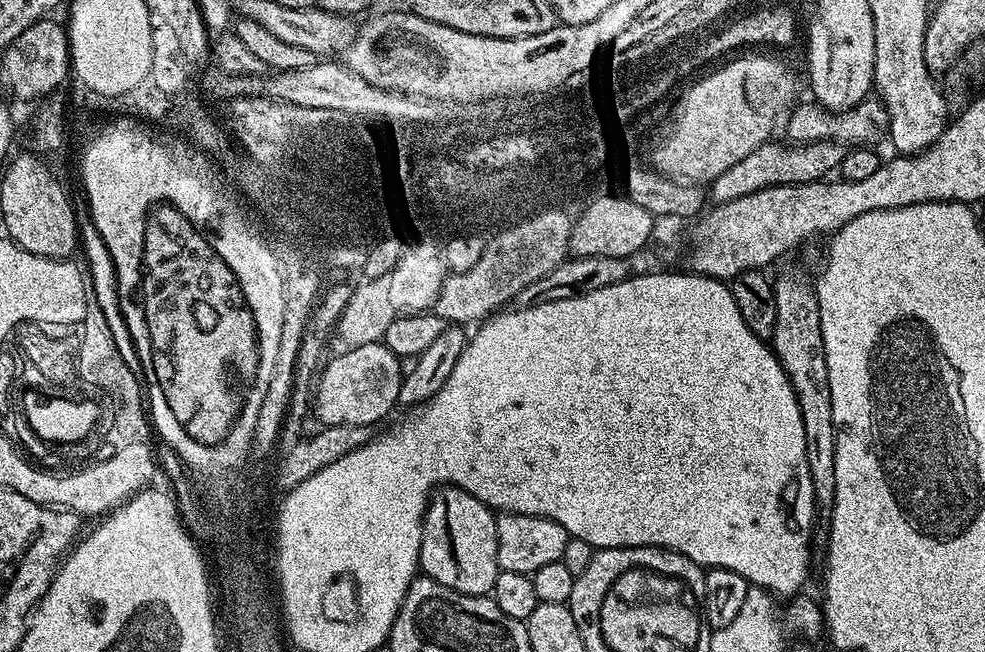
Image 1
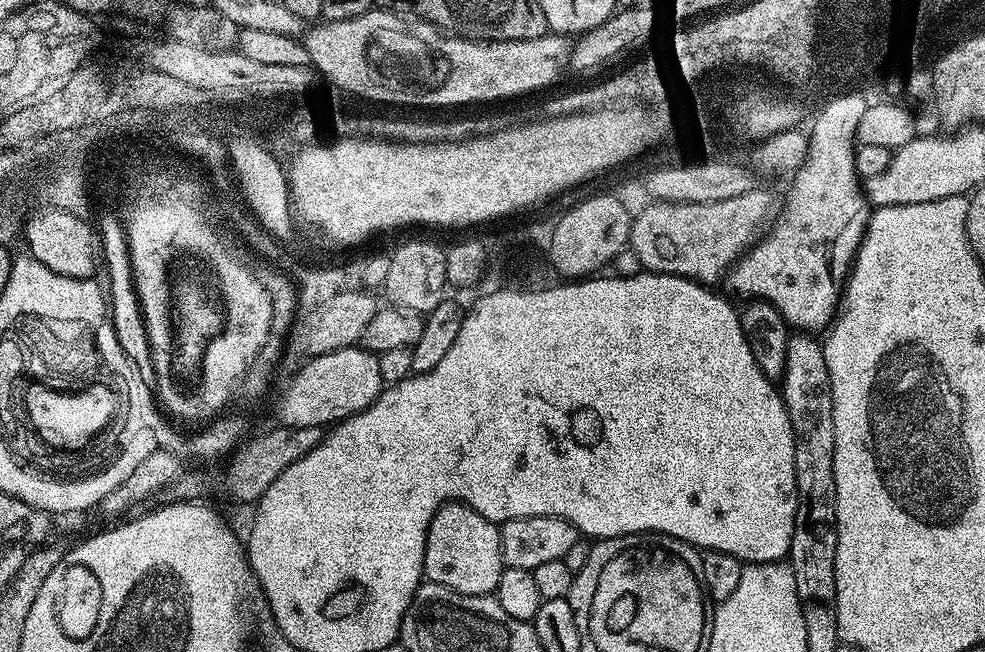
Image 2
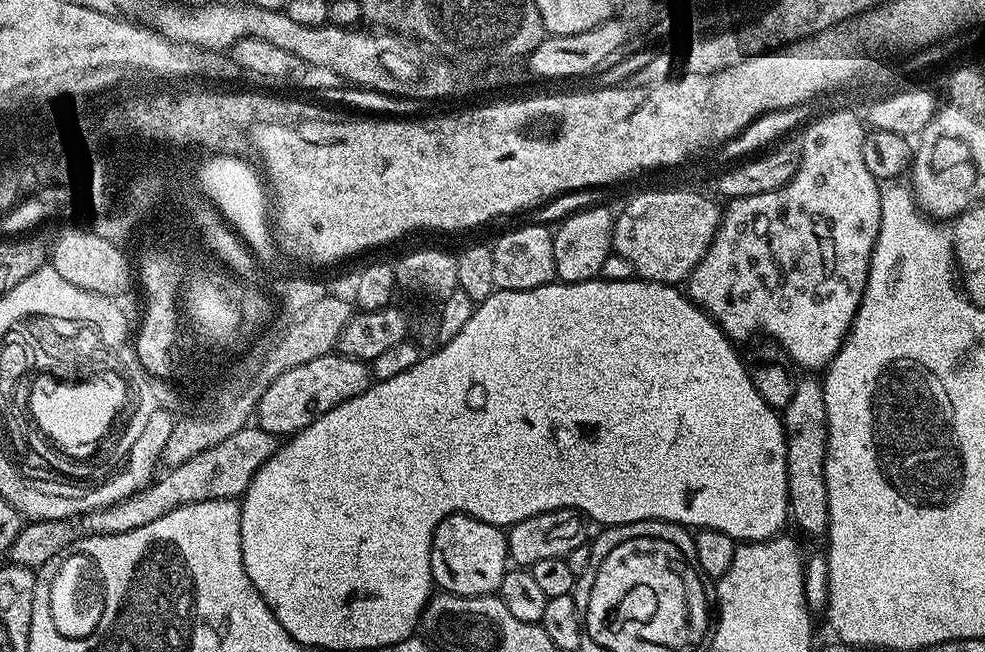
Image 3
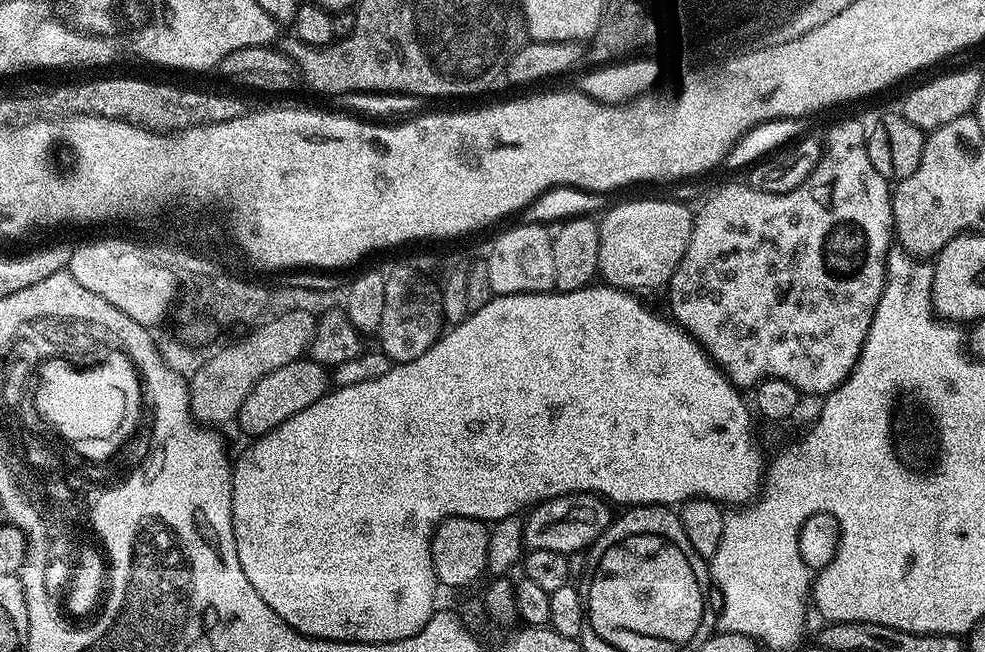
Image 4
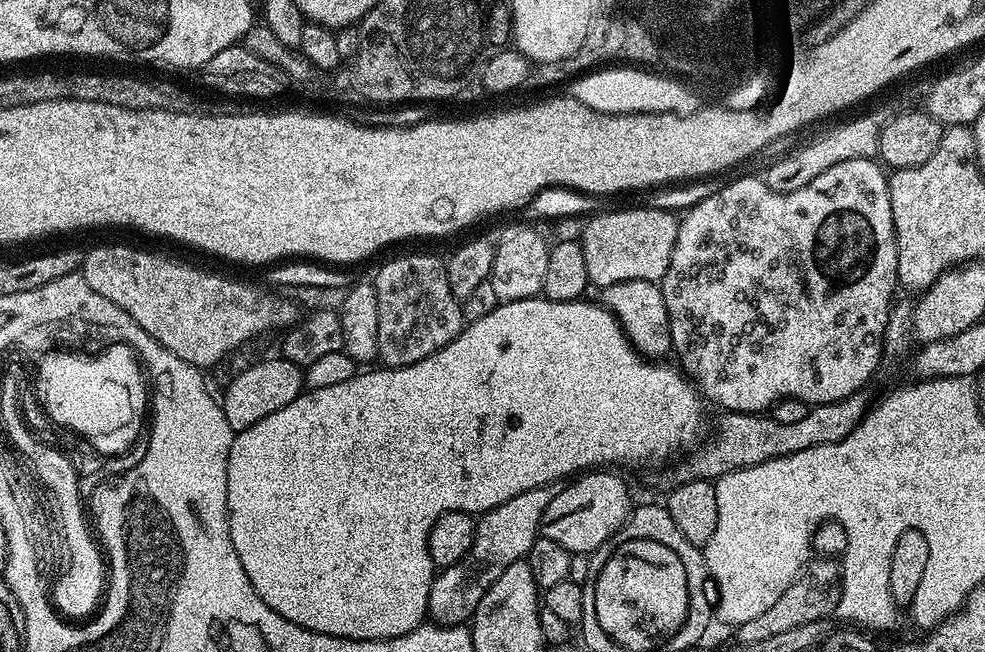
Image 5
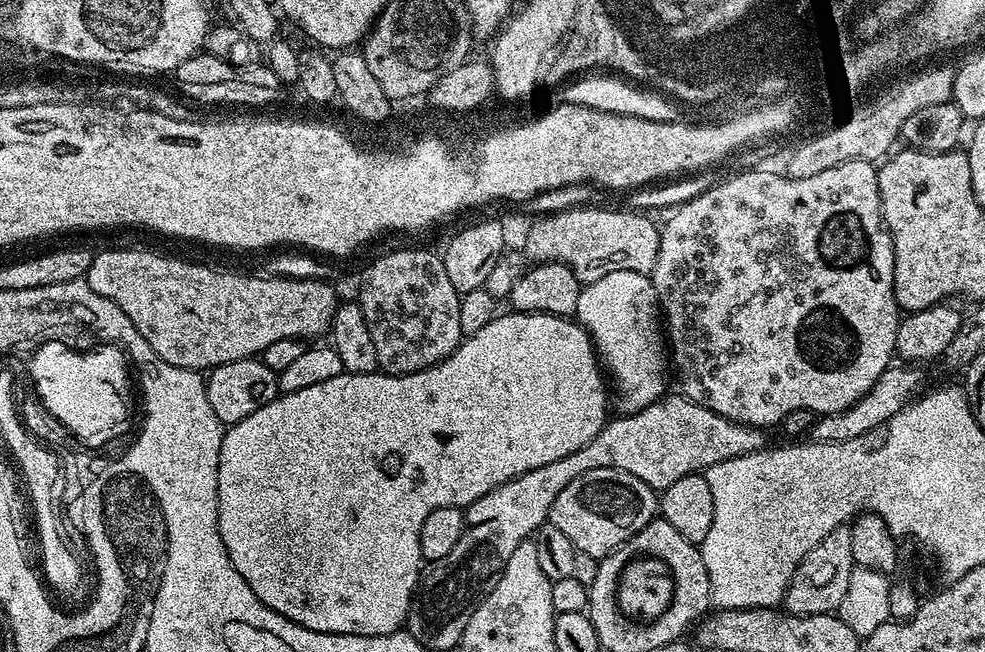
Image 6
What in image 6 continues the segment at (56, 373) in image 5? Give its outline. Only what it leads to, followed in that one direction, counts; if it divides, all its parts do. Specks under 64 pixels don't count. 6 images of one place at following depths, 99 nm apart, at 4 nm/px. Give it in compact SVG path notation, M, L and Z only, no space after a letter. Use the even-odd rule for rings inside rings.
M48 344L40 356L36 356L36 377L30 381L36 388L44 408L64 428L69 428L73 437L83 438L90 450L103 449L108 446L108 436L116 440L116 432L124 428L124 416L128 416L128 380L124 380L124 364L116 352L96 352L96 356L76 356L60 344Z

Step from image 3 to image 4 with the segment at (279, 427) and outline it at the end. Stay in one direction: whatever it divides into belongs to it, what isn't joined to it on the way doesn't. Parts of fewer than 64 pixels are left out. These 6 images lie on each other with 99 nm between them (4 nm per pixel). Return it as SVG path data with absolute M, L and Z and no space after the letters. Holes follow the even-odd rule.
M301 358L290 362L290 366L282 366L266 374L250 390L246 402L242 402L242 410L238 417L238 425L248 438L259 438L266 435L270 430L282 426L294 414L300 410L306 410L306 406L314 406L320 398L330 390L330 372L323 364L311 358Z

